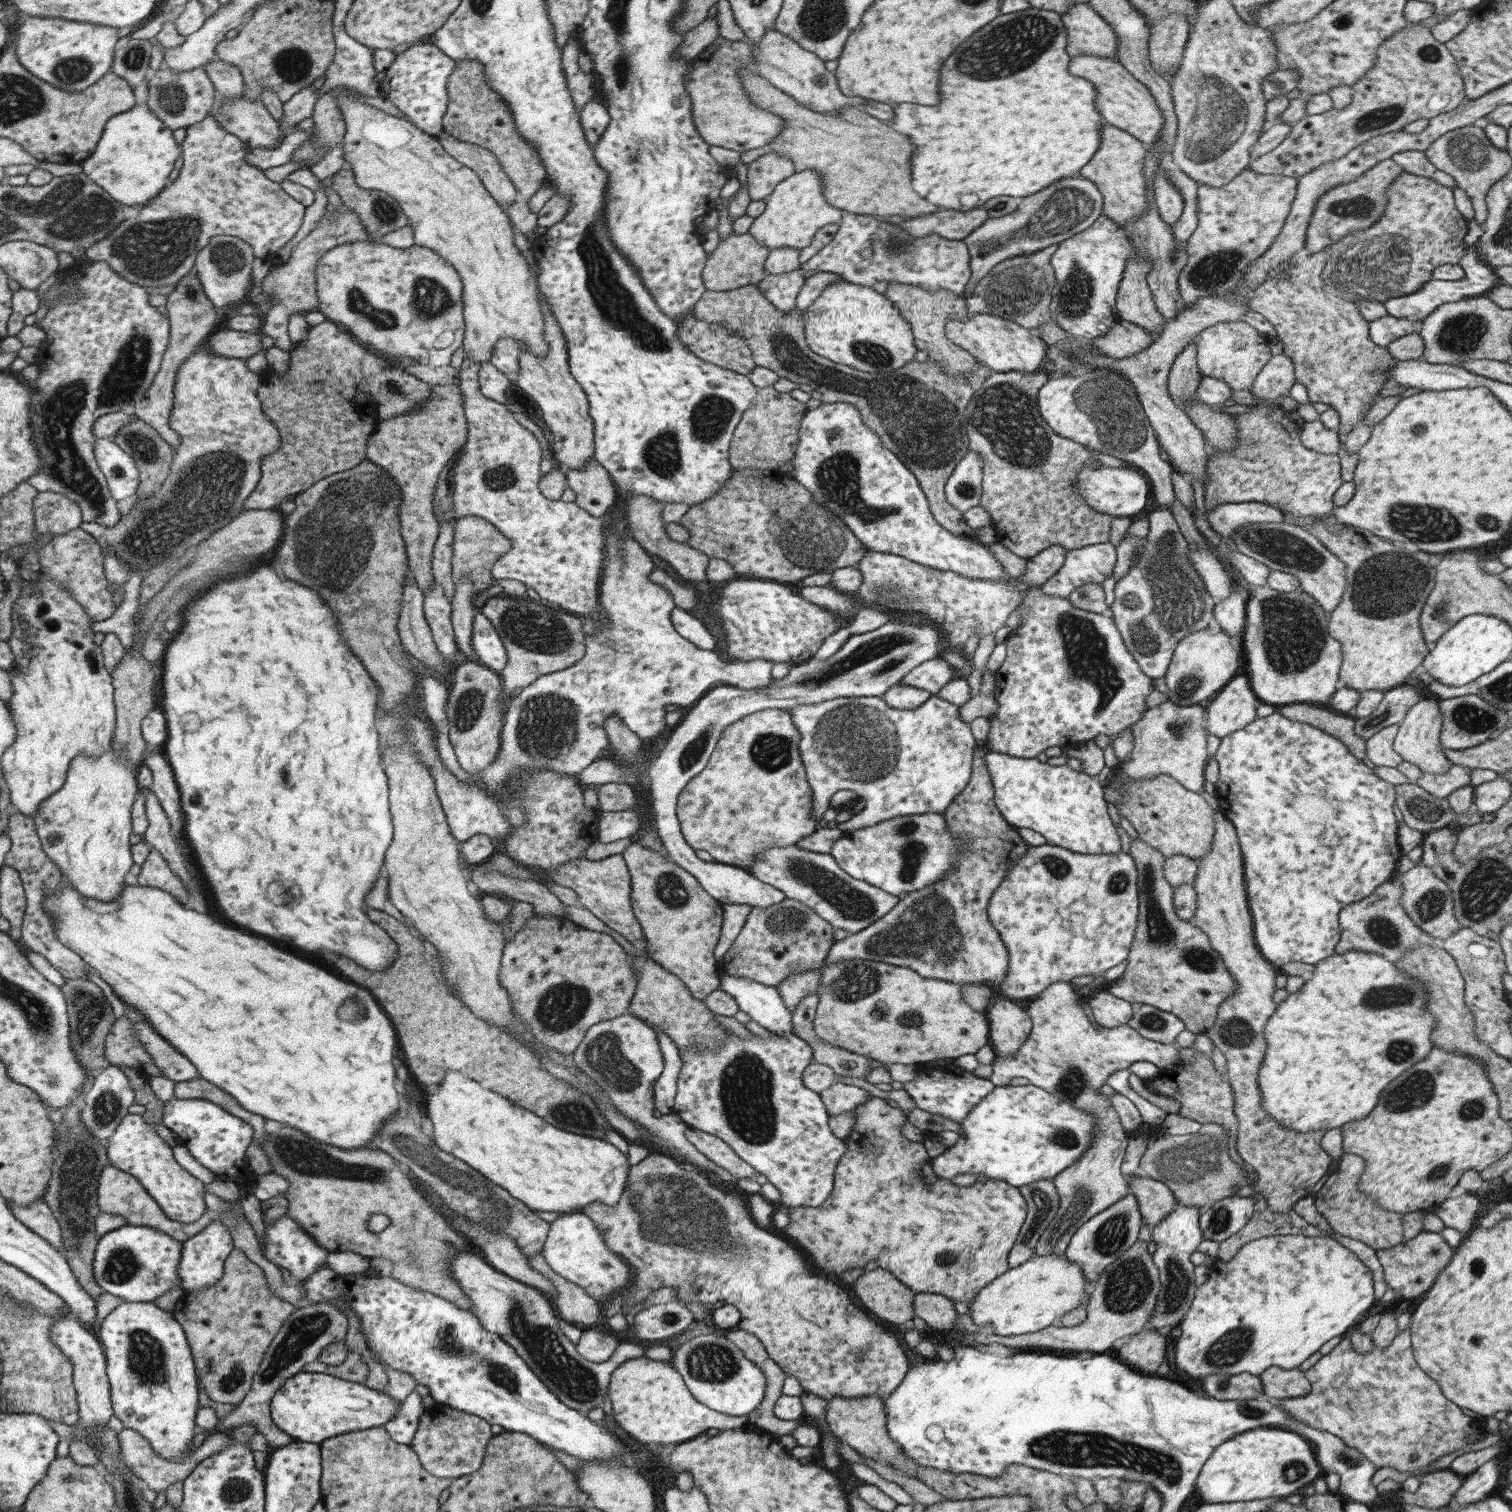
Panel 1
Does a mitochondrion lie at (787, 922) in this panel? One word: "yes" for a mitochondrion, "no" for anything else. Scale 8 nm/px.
yes

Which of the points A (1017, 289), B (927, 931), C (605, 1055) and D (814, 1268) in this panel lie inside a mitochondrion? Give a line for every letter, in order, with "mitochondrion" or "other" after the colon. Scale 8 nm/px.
A: mitochondrion
B: mitochondrion
C: mitochondrion
D: other

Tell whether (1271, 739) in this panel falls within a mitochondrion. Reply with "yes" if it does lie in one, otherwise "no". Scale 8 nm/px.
no

